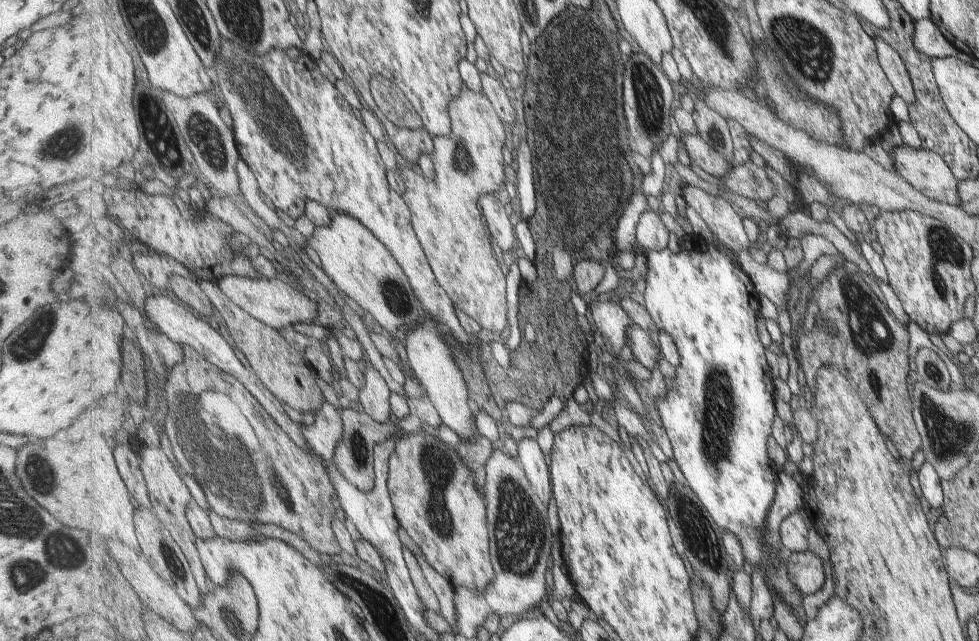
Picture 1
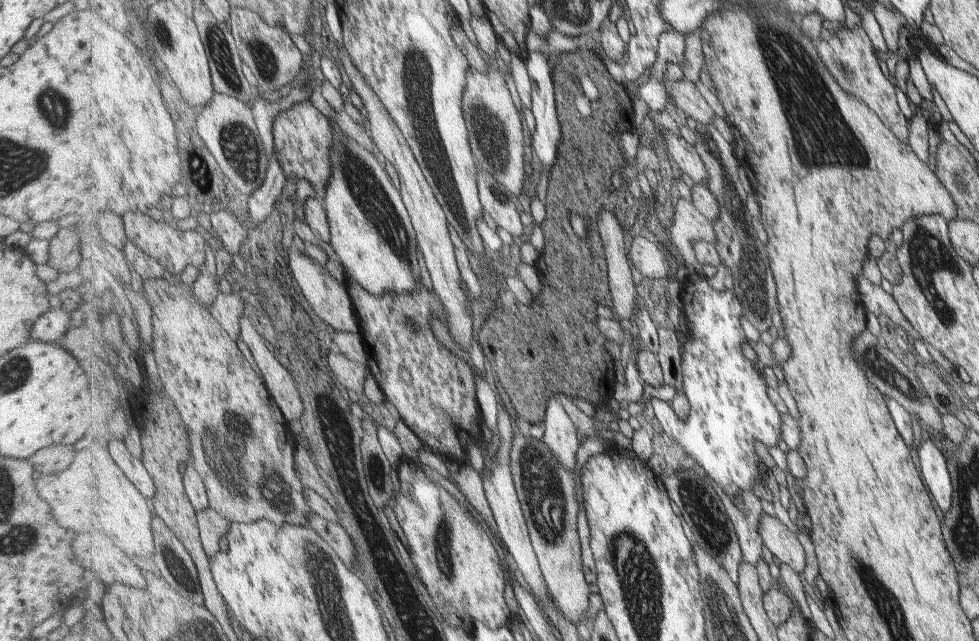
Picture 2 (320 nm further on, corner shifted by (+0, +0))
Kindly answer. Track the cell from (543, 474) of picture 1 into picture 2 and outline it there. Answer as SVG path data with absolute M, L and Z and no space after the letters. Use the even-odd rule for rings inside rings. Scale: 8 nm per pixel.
M558 398L548 402L545 421L541 426L545 427L543 440L555 453L557 460L571 472L577 464L577 452L579 452L577 426L573 424L569 412Z

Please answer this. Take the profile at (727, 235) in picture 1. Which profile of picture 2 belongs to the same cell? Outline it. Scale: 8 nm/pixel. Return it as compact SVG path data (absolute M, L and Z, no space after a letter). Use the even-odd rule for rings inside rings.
M681 198L673 209L673 215L668 225L673 245L678 250L687 270L691 275L707 278L703 273L703 265L696 260L693 244L707 241L716 244L717 233L711 222L689 199Z

